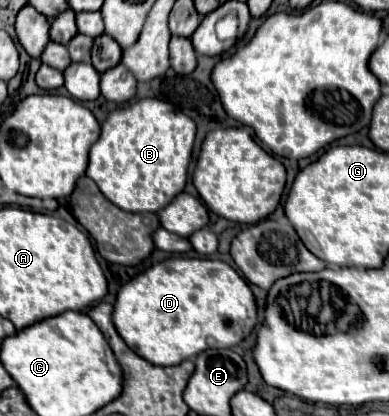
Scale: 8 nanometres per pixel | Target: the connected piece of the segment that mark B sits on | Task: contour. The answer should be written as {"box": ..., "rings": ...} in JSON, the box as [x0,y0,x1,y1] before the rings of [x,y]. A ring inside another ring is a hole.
{"box":[86,99,196,213],"rings":[[[140,99],[112,111],[102,123],[102,135],[90,149],[86,175],[96,181],[114,205],[136,213],[156,213],[184,191],[194,139],[196,123],[172,103]]]}

